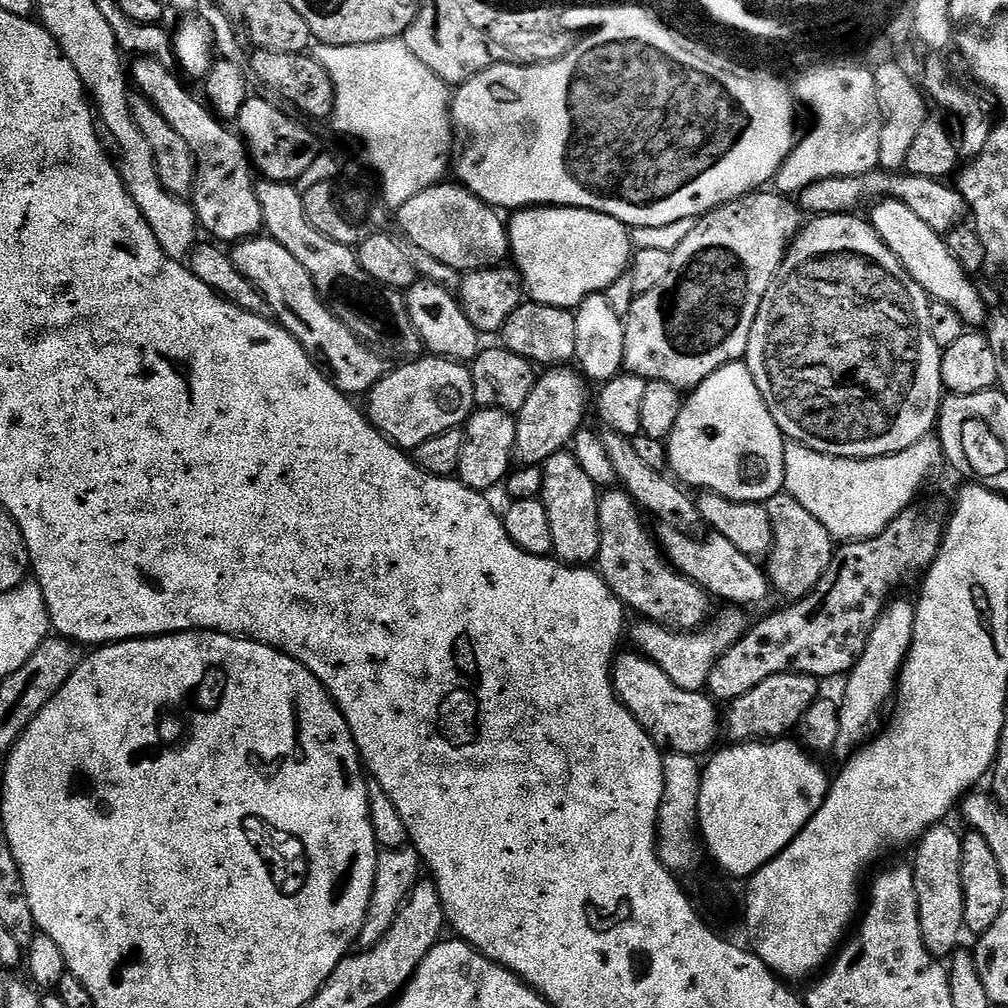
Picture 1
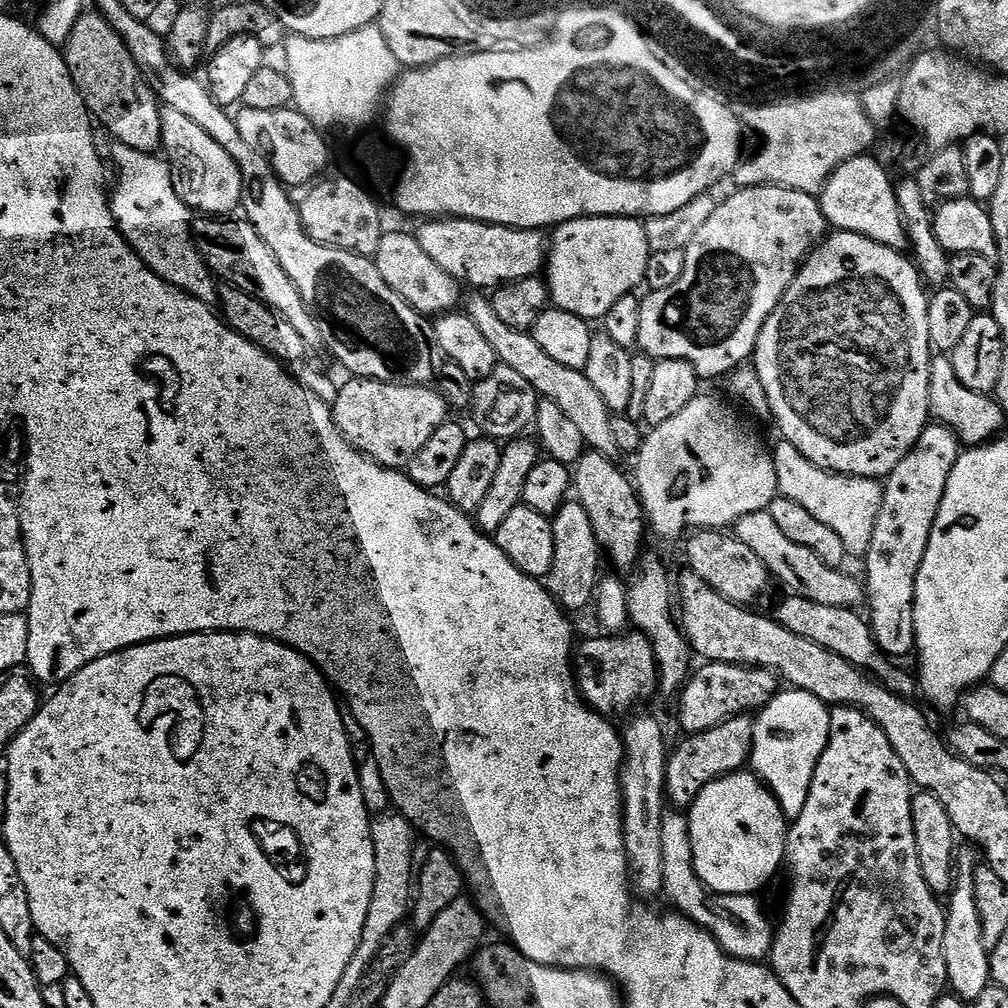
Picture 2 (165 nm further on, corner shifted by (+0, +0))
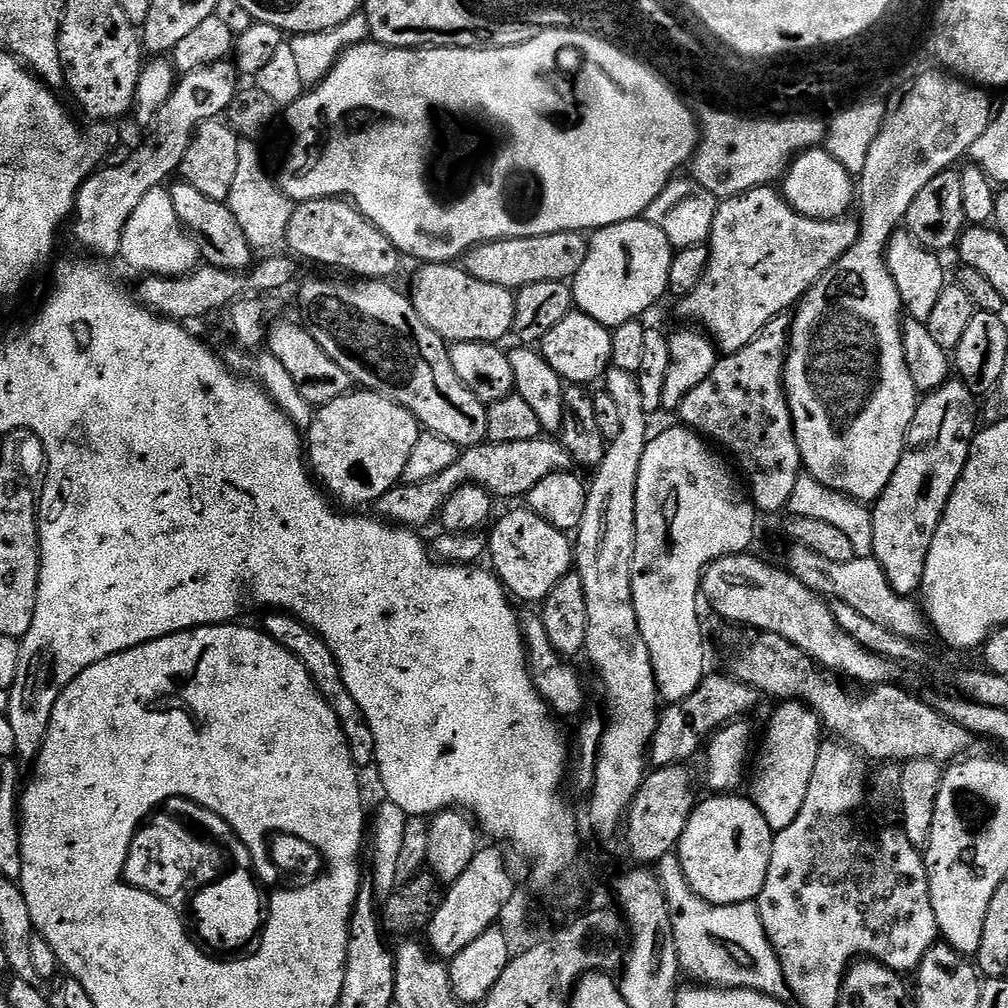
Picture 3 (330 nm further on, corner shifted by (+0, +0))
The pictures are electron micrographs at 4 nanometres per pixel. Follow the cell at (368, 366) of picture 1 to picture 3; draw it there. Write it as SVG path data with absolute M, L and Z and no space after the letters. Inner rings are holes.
M183 182L173 183L170 191L177 218L193 237L200 239L198 244L200 255L211 267L239 273L253 267L254 249L252 244L247 240L246 234L243 233L242 227L239 226L238 220L231 213L227 203L214 198L206 198L206 194L201 194L200 191L194 190L194 186Z

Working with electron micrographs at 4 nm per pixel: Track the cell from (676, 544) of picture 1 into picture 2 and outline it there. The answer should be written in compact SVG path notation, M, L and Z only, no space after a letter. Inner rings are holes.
M795 594L785 595L784 604L780 604L774 611L774 619L786 630L798 634L802 638L810 638L810 642L818 642L826 650L838 654L838 658L846 658L855 668L859 668L875 679L879 680L885 688L905 698L912 698L918 692L918 680L915 675L903 672L899 663L893 662L885 656L884 651L872 633L872 625L867 619L859 616L856 608L839 608L838 606L822 606L805 596Z

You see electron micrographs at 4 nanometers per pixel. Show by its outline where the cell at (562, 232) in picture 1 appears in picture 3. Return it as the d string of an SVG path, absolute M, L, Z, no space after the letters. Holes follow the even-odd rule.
M637 218L595 229L588 242L588 253L571 281L575 307L613 330L631 320L640 320L668 292L672 243L649 220Z

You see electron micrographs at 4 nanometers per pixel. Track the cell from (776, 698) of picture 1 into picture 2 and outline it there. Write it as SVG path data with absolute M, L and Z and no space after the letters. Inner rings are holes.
M745 714L735 716L702 734L685 735L680 745L671 749L666 770L666 796L677 809L692 805L710 782L721 780L732 772L739 772L749 763L754 742L753 717Z

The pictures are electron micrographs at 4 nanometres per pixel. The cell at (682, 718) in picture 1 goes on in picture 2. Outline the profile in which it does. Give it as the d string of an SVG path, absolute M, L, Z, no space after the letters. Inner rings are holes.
M628 630L623 634L599 634L593 640L579 641L574 652L574 679L576 691L580 693L581 700L592 711L605 718L627 717L635 704L640 704L653 691L658 688L658 665L652 643L647 636L639 630Z

